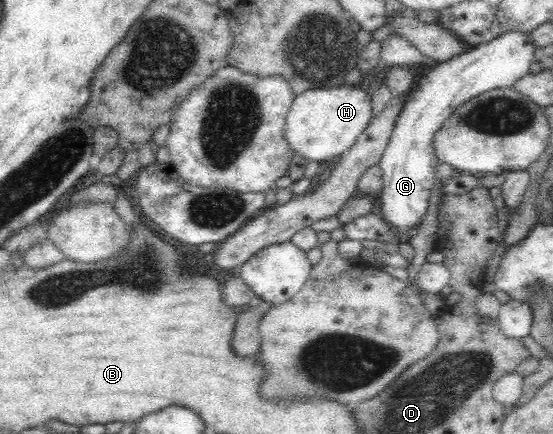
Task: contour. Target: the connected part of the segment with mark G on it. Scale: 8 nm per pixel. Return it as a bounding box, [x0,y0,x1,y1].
[378,30,536,234]

